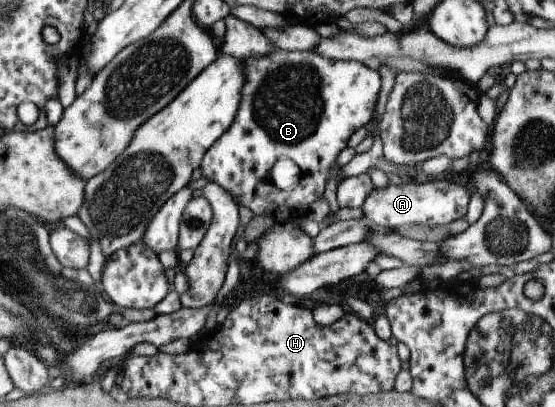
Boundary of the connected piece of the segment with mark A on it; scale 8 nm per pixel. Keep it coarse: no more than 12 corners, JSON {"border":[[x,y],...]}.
{"border":[[391,181],[372,188],[363,217],[388,228],[464,218],[463,185]]}

